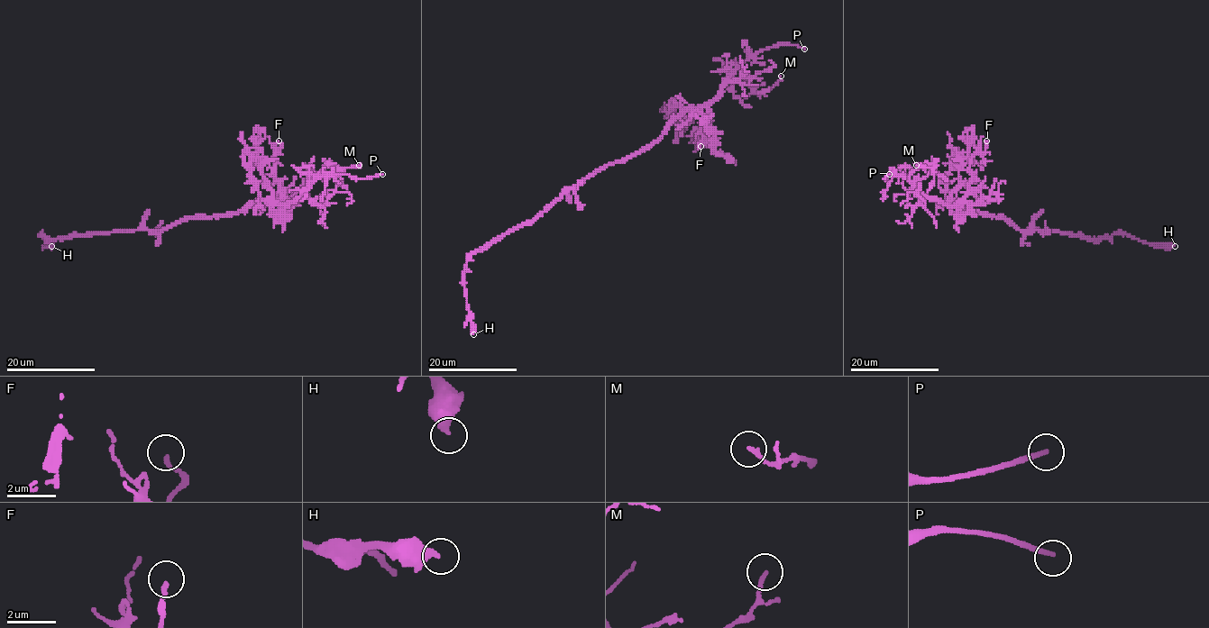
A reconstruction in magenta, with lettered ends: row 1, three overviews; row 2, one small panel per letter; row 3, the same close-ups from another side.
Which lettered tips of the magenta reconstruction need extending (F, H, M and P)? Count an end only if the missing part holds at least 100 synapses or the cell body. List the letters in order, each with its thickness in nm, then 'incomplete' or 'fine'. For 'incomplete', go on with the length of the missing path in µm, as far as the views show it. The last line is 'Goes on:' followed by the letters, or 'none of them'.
F: calibre 160 nm; fine
H: calibre 440 nm; fine
M: calibre 170 nm; fine
P: calibre 190 nm; incomplete; missing 35 µm
Goes on: P

